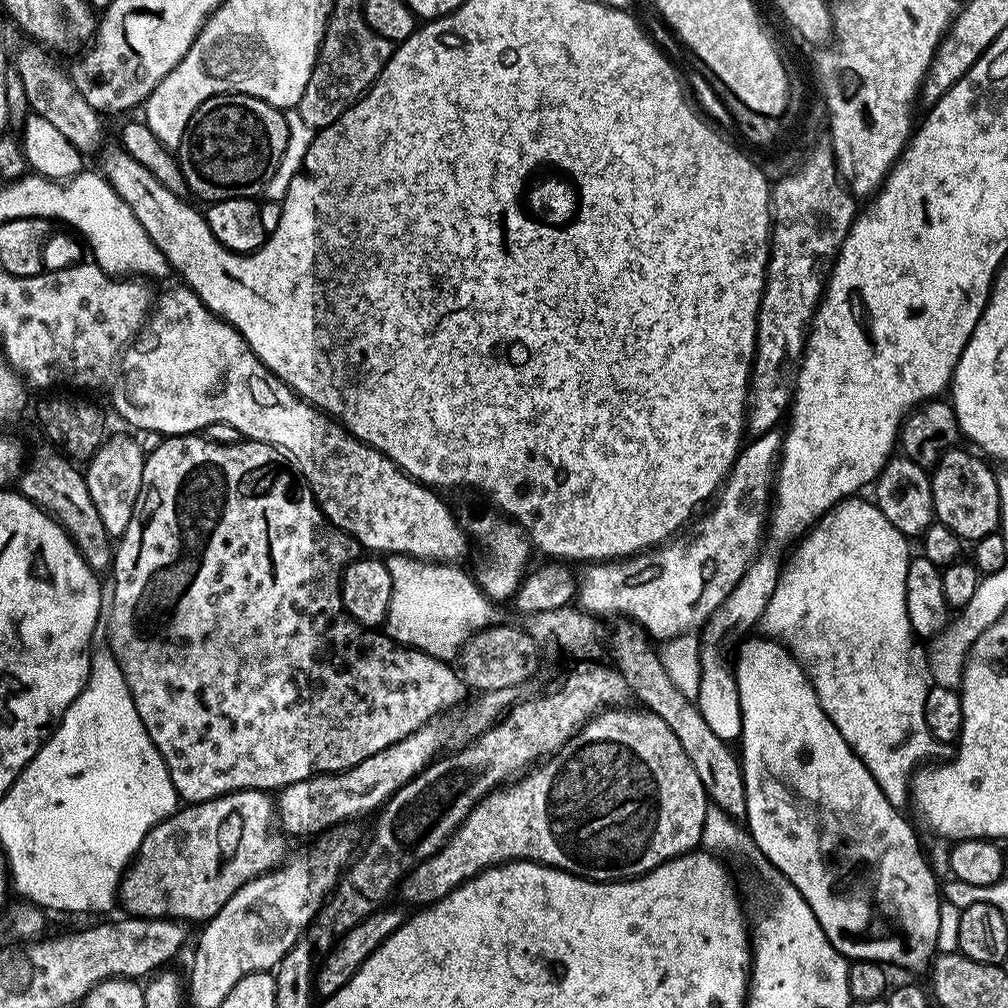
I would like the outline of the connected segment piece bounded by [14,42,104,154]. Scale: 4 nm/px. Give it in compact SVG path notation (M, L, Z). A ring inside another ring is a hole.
M27 42L14 52L14 72L22 78L22 90L26 90L29 109L33 113L46 118L59 133L68 138L81 154L88 154L96 147L101 147L100 138L104 128L100 125L101 113L95 112L82 98L82 94L74 86L71 75L68 75L54 61L39 43Z

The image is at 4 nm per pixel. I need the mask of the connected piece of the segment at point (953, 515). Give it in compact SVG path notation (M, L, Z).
M963 447L951 448L944 457L937 462L936 467L931 469L932 493L934 494L934 510L936 520L944 524L954 534L958 534L961 541L975 542L986 538L986 534L997 531L1000 527L1000 495L998 494L997 473L991 472L985 461L979 455L971 456L968 452L963 452Z

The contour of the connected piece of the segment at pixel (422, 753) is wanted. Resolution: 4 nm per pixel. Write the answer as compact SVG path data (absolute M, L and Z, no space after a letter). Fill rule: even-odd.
M429 722L394 746L386 746L386 750L378 750L378 754L362 758L362 762L344 772L326 772L279 789L274 803L281 829L289 837L312 838L327 832L329 828L335 828L341 822L356 822L359 821L359 816L383 808L401 786L415 778L423 768L427 768L441 751L439 748L444 736L436 726Z

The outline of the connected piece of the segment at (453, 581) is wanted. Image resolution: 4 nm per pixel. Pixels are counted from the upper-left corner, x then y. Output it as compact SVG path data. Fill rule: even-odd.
M389 555L386 563L392 583L386 632L397 644L402 644L405 648L417 648L439 660L451 661L452 655L455 652L457 655L468 643L469 638L493 623L493 601L489 600L488 595L480 589L475 579L471 575L467 576L455 563L416 560L413 556L394 555Z

